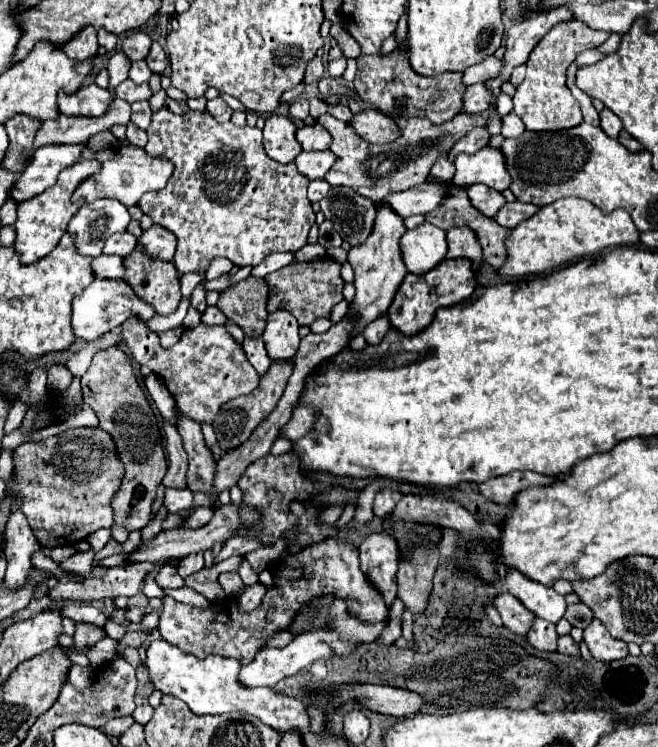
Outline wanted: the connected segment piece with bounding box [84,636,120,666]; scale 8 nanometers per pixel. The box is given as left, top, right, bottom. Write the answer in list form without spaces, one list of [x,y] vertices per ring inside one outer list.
[[[106,636],[106,638],[98,640],[94,646],[90,646],[84,654],[88,656],[90,666],[102,666],[102,664],[106,664],[106,662],[112,660],[114,650],[118,650],[118,646],[120,646],[120,642],[116,642],[116,640],[112,640],[112,638]]]

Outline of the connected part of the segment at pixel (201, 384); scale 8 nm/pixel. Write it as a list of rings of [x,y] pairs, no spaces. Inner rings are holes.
[[[132,316],[122,324],[124,342],[140,366],[148,366],[152,372],[162,376],[166,388],[176,400],[176,406],[192,420],[210,424],[220,406],[232,398],[252,392],[258,386],[258,374],[250,368],[242,346],[232,340],[224,326],[198,324],[194,330],[186,330],[184,336],[170,348],[164,350],[158,336],[146,328],[146,324]]]

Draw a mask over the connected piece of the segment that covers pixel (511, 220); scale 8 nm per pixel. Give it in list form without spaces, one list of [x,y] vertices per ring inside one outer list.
[[[516,200],[516,202],[504,204],[504,206],[496,212],[494,220],[496,220],[500,226],[512,230],[512,228],[516,228],[522,220],[530,218],[532,214],[536,214],[536,206],[534,206],[534,204],[522,204],[522,202]]]

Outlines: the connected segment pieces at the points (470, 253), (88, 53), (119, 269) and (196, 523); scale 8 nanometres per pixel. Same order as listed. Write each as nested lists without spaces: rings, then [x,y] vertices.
[[[452,228],[448,230],[448,254],[446,258],[468,258],[472,268],[478,270],[482,262],[482,248],[478,240],[474,240],[474,232],[468,228]]]
[[[86,26],[82,32],[78,32],[68,44],[62,46],[64,54],[70,60],[76,62],[84,62],[92,56],[98,54],[98,40],[96,40],[96,30],[92,26]]]
[[[102,254],[92,260],[92,272],[96,278],[122,278],[124,276],[124,260],[118,256]]]
[[[198,508],[190,514],[190,520],[186,520],[186,528],[202,528],[210,522],[214,510],[212,508]]]

